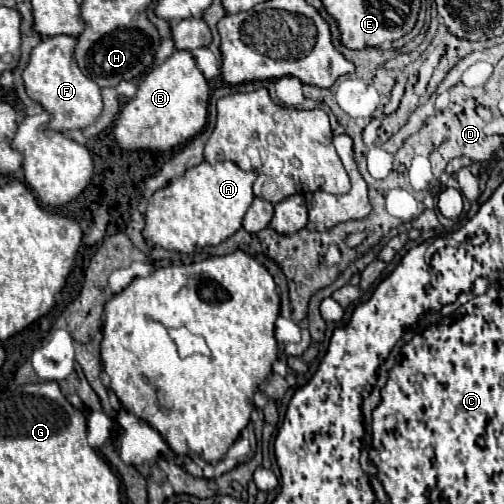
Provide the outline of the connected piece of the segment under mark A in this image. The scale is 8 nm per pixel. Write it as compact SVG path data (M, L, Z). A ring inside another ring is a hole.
M202 162L188 168L184 176L174 178L170 186L152 194L144 214L144 240L180 254L204 246L218 246L242 226L242 218L254 200L252 182L254 174L242 172L234 162L218 162L216 166Z

